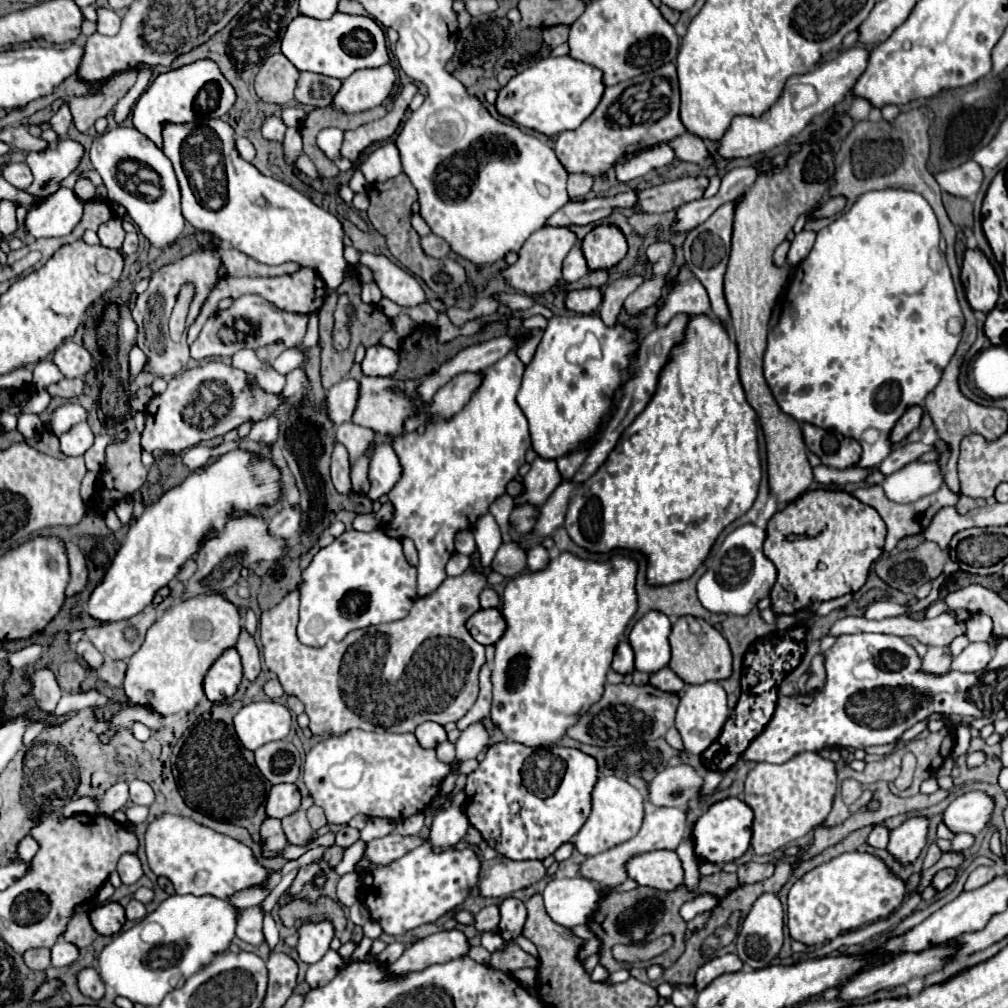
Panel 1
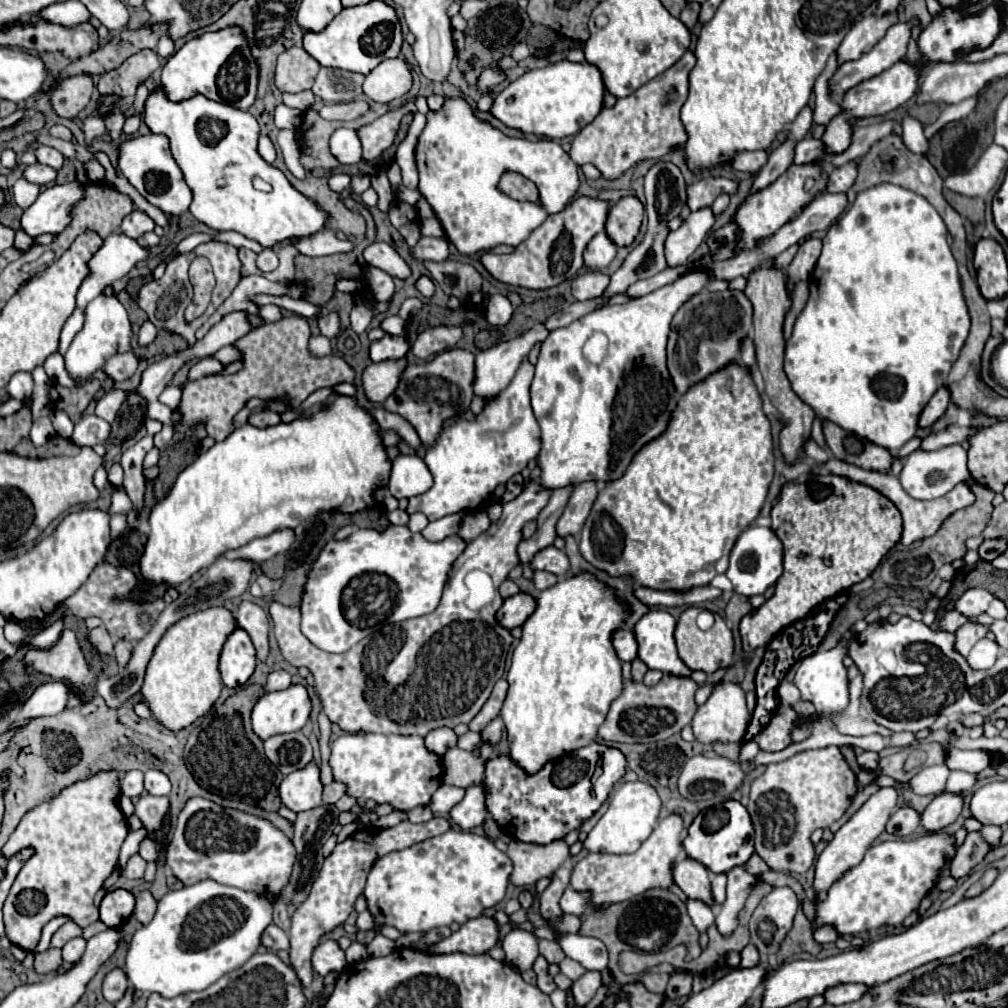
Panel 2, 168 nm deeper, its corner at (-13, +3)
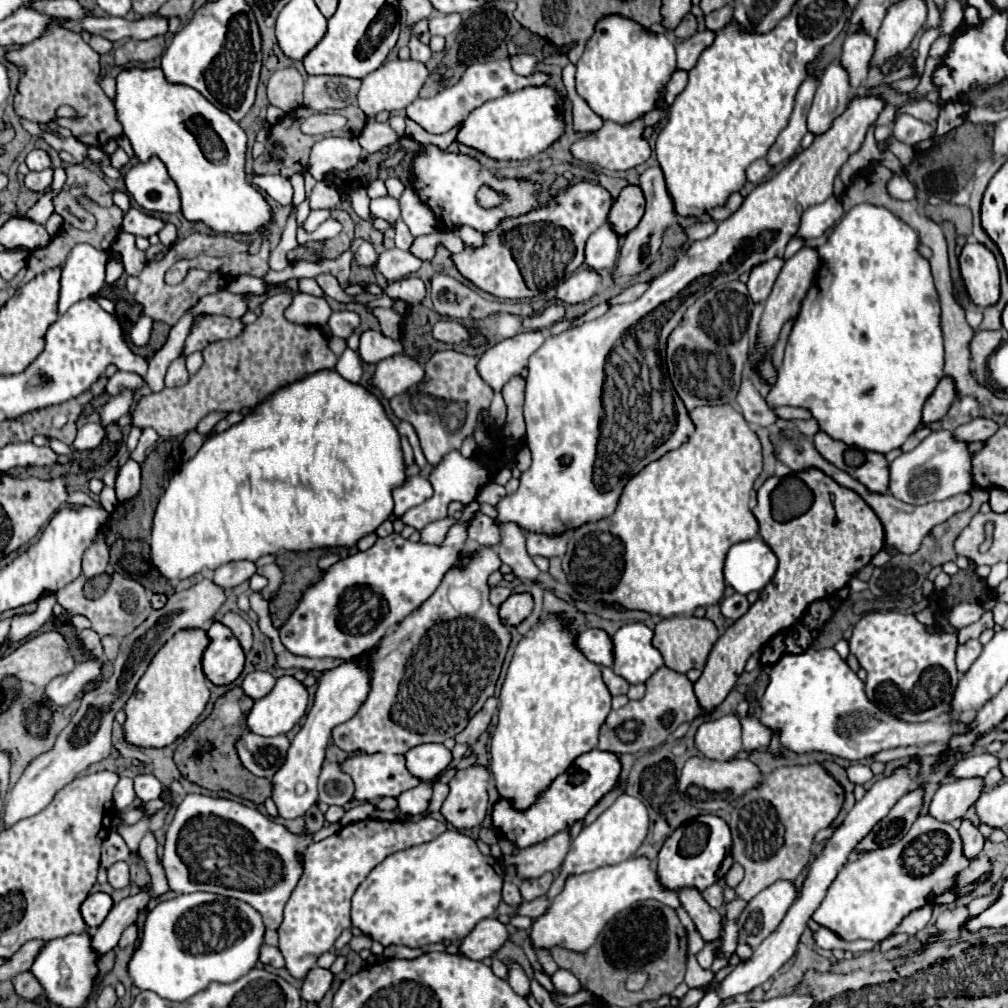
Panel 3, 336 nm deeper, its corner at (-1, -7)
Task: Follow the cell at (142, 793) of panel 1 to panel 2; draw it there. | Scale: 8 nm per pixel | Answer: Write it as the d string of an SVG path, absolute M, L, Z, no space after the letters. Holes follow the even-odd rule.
M147 770L145 772L145 790L155 796L165 796L171 790L171 782L169 782L167 774L163 774L161 770Z

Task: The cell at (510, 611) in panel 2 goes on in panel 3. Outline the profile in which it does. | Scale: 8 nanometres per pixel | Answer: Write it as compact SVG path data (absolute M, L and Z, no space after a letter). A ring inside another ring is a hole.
M511 594L499 608L499 618L507 626L521 624L533 612L533 598L531 594Z

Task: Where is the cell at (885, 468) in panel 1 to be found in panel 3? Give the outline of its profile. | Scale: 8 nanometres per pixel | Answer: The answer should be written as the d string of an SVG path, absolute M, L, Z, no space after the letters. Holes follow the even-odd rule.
M975 418L963 426L959 426L955 432L953 432L953 438L957 442L983 442L987 440L989 436L993 436L997 432L997 424L993 420L987 420L987 418Z

